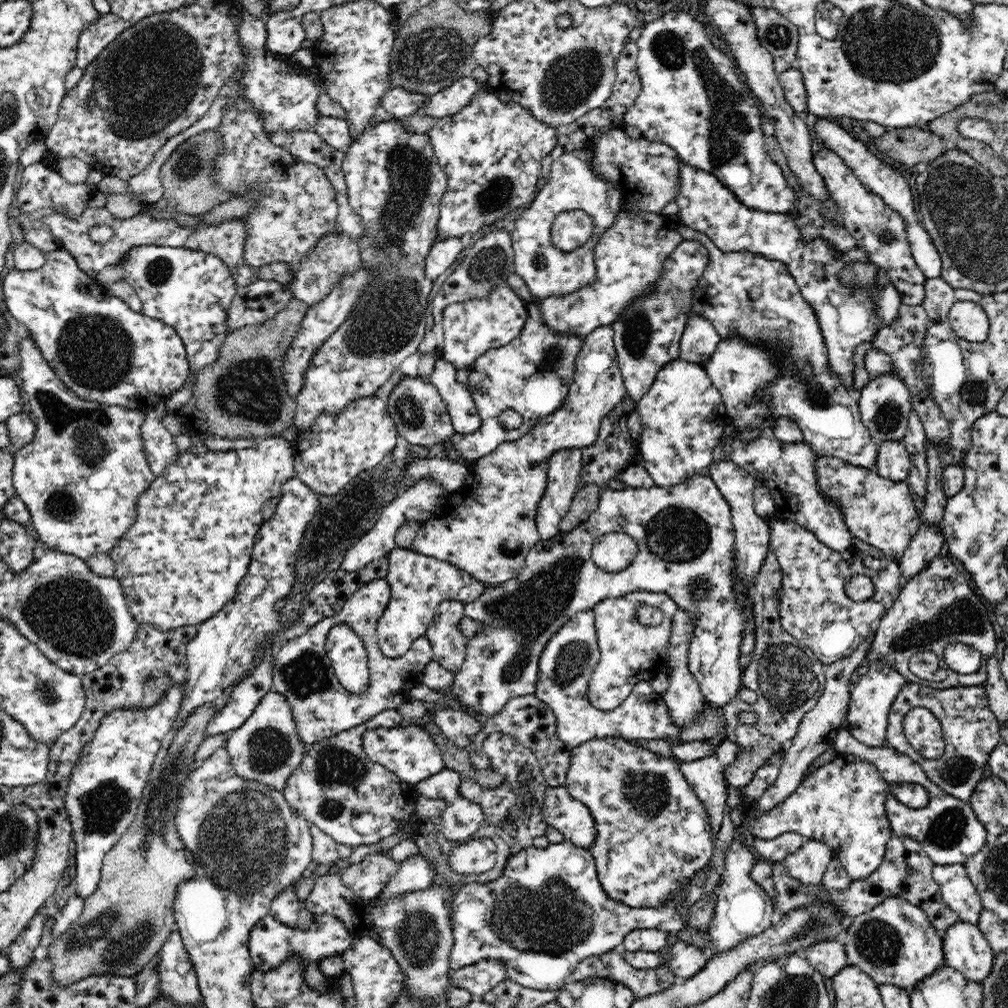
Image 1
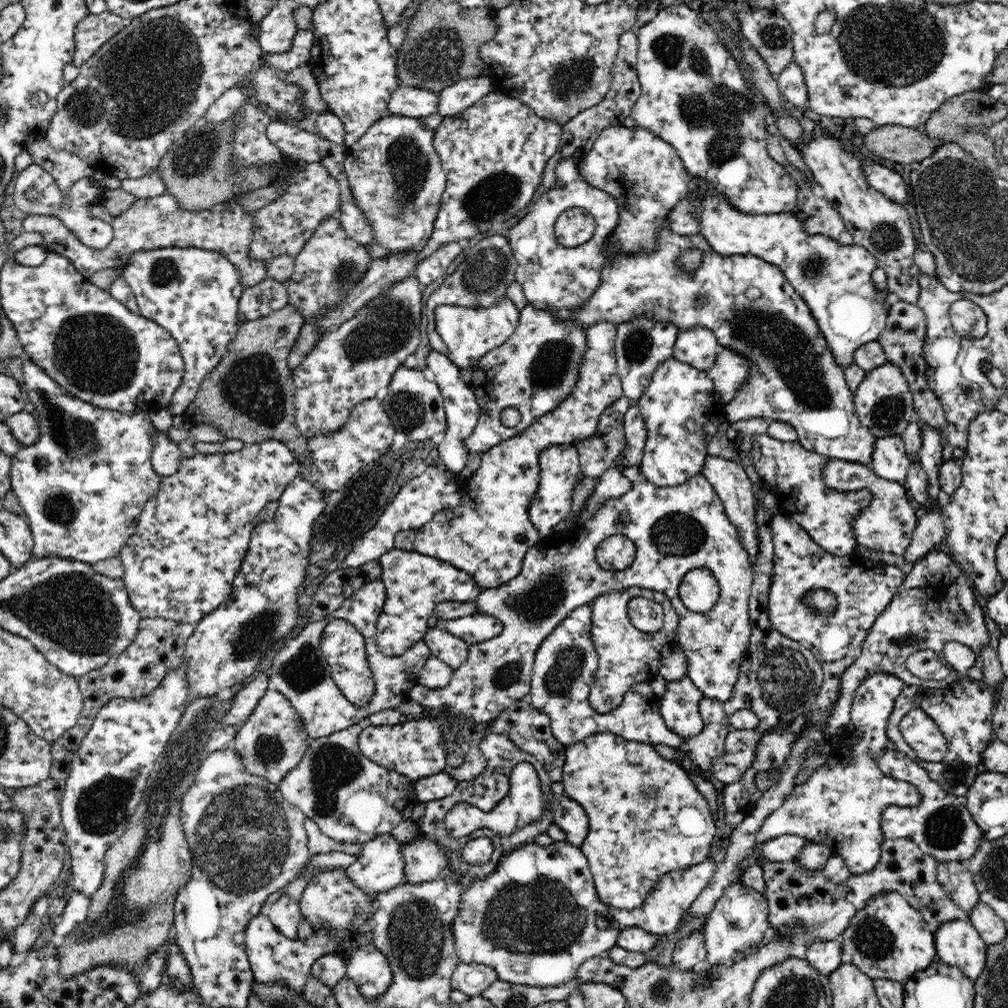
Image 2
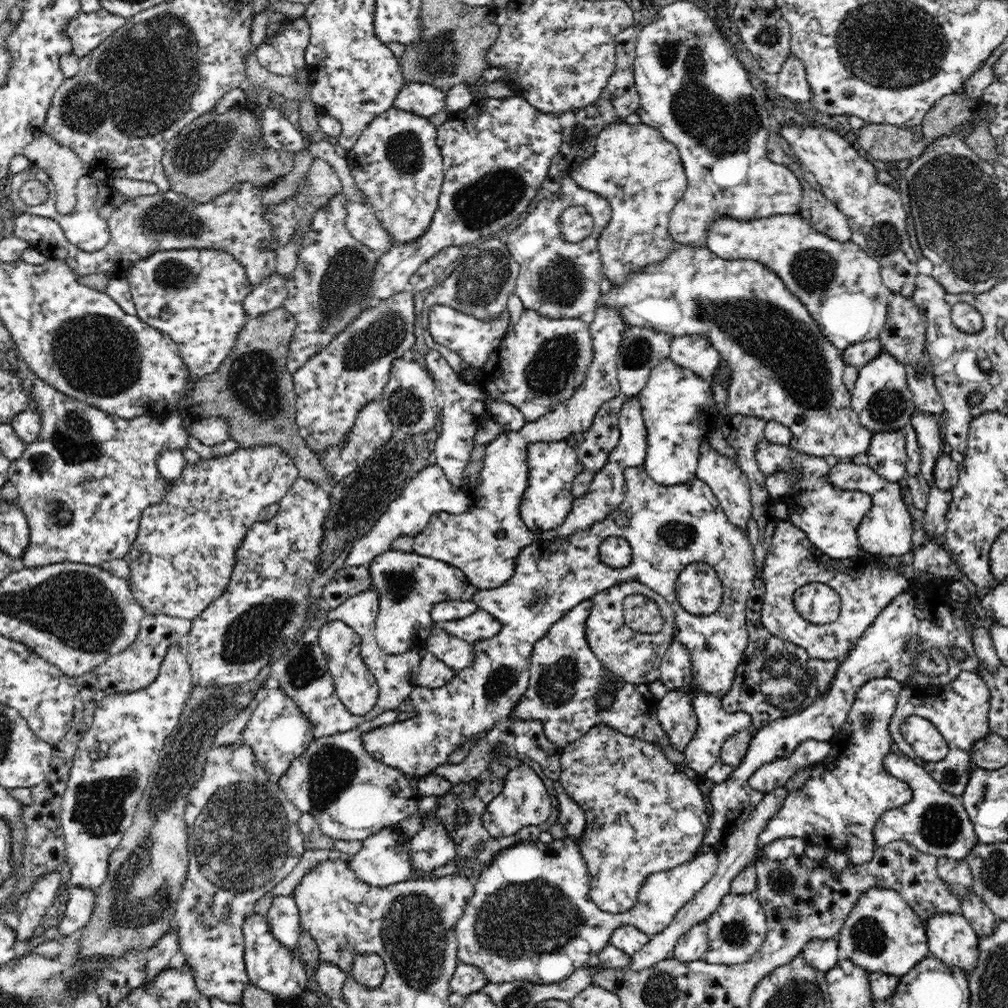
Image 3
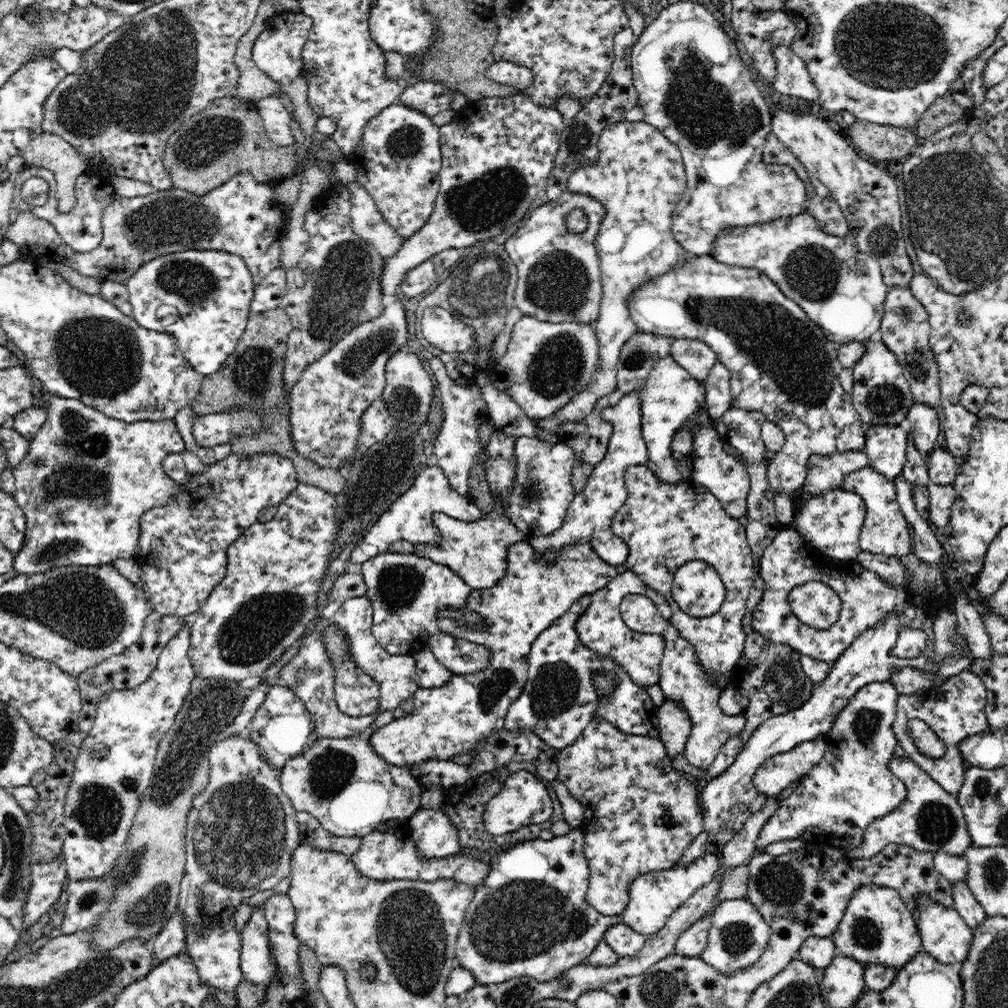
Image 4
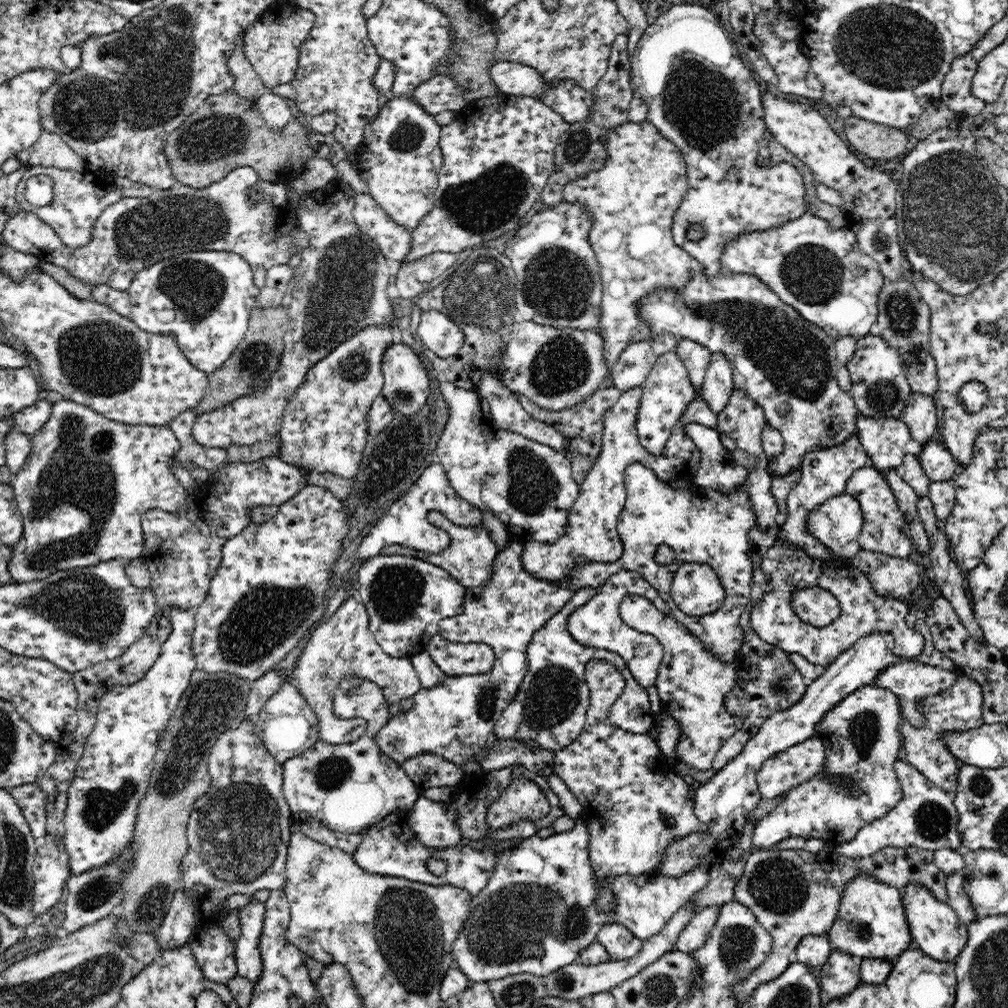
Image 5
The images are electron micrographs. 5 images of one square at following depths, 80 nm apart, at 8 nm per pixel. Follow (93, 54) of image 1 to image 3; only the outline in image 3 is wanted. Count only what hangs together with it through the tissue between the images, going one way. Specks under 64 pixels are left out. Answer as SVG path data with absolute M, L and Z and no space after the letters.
M100 9L98 12L80 11L64 27L73 53L82 58L90 54L105 38L124 26L126 18Z

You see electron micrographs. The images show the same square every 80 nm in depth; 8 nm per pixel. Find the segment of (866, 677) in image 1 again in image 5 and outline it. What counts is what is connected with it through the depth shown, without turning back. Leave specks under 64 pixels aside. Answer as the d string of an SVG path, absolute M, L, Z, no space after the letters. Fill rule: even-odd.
M875 684L860 687L852 691L846 698L836 703L816 723L815 738L820 739L827 752L827 764L824 774L818 774L813 780L795 787L786 798L764 818L756 823L752 833L754 846L770 849L772 846L790 838L799 836L817 838L830 848L840 846L842 842L852 842L856 833L870 822L883 818L903 798L904 792L894 772L894 762L898 761L898 750L902 748L902 733L900 733L901 708L897 696L887 688ZM842 780L854 780L859 784L859 794L852 795Z

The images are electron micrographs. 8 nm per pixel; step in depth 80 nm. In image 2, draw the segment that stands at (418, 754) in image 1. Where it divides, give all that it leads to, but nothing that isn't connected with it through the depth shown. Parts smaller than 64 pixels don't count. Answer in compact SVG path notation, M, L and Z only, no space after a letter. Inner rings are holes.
M639 467L624 468L623 475L631 482L631 489L620 498L608 498L600 506L600 510L588 520L565 531L540 537L525 554L520 574L513 580L499 587L481 589L475 600L476 613L482 613L502 622L502 632L490 640L482 640L468 647L468 658L460 668L453 671L448 686L431 689L420 684L410 692L409 698L422 706L424 715L401 724L367 726L358 735L357 744L361 753L383 766L396 771L415 782L446 770L446 747L442 740L446 739L445 722L458 718L468 724L488 724L508 710L516 700L528 696L531 689L532 669L536 651L540 643L554 630L573 610L592 604L596 597L612 591L640 587L664 593L675 608L678 617L675 641L684 649L686 655L687 676L698 687L706 698L727 701L733 693L734 685L739 677L739 668L743 656L749 646L751 637L751 618L749 615L749 598L753 584L753 565L750 555L738 538L738 529L731 523L726 514L723 502L718 494L700 472L678 486L659 487L650 482ZM623 534L635 544L636 558L624 570L606 570L596 560L598 545L612 536ZM704 568L712 572L720 585L720 598L708 612L696 612L683 606L679 597L679 585L689 570Z

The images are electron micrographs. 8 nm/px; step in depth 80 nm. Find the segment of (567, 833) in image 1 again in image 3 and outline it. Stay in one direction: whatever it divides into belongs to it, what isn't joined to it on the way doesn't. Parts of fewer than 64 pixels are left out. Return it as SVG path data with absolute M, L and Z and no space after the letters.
M554 781L554 789L556 789L556 799L560 807L558 823L566 828L570 837L578 841L587 826L584 810L565 792L559 781Z

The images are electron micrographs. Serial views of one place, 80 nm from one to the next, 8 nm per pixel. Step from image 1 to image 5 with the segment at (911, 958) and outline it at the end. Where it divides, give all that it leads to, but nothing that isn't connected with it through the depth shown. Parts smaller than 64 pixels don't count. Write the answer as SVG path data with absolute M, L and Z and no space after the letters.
M870 873L857 874L846 884L836 922L826 934L831 946L852 955L857 960L876 958L892 962L906 949L914 948L901 893L900 889L880 882L880 879L876 879Z

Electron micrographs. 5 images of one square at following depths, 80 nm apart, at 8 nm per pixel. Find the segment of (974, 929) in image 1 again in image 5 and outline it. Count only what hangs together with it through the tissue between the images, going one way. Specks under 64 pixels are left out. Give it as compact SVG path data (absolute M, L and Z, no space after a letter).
M908 883L901 897L908 930L915 947L923 950L930 958L942 962L954 961L968 938L967 925L960 921L954 909L947 902L934 897L932 891L916 883Z

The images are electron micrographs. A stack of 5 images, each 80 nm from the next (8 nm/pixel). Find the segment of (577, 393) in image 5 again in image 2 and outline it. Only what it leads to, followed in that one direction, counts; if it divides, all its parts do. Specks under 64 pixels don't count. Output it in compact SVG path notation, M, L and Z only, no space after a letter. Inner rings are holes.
M528 304L520 311L520 324L518 324L516 332L504 344L489 350L482 356L476 368L473 368L472 381L469 382L469 385L478 399L480 416L474 432L465 441L468 452L484 454L492 446L522 434L541 416L552 412L572 392L578 381L580 364L584 359L586 347L587 335L578 321L556 320L547 311L532 307L532 304ZM508 407L520 411L521 422L515 427L507 427L501 423L501 410Z

